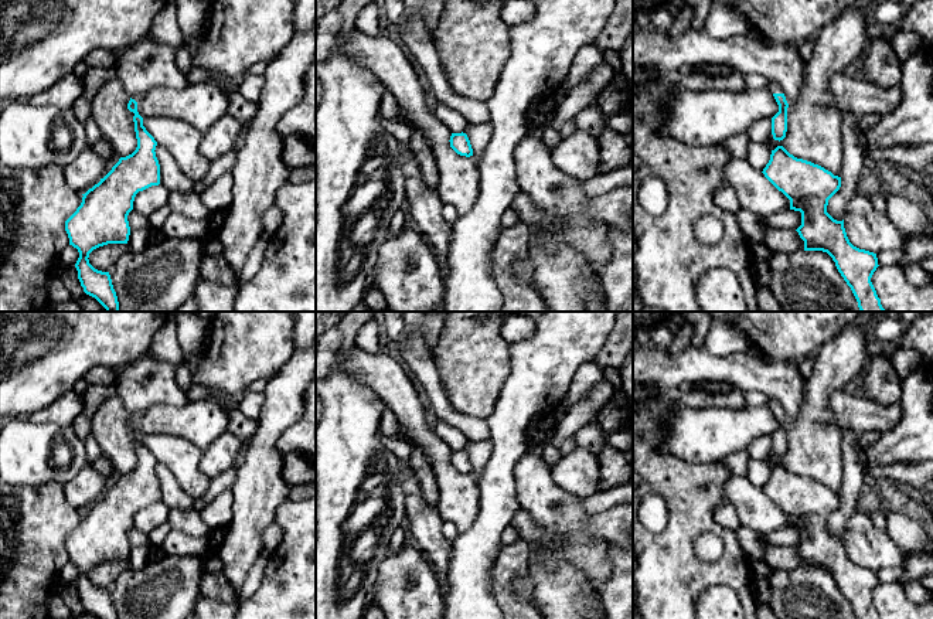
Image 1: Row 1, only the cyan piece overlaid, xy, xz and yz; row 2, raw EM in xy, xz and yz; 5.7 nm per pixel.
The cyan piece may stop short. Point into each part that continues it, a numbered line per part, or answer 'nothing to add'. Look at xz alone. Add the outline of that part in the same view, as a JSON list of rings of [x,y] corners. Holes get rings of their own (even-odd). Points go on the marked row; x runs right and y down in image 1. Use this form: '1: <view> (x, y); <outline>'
nothing to add

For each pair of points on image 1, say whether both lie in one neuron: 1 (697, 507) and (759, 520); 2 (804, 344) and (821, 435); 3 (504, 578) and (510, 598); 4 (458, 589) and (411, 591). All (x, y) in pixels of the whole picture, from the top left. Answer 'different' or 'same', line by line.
1: different
2: different
3: same
4: different

